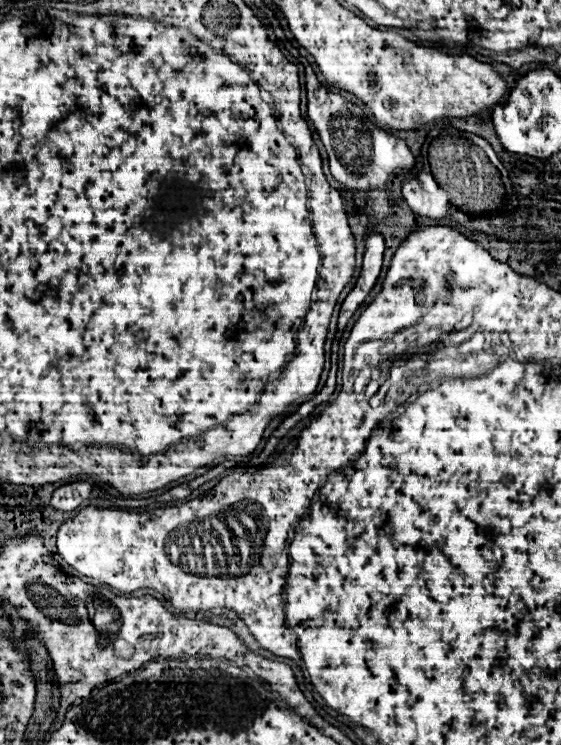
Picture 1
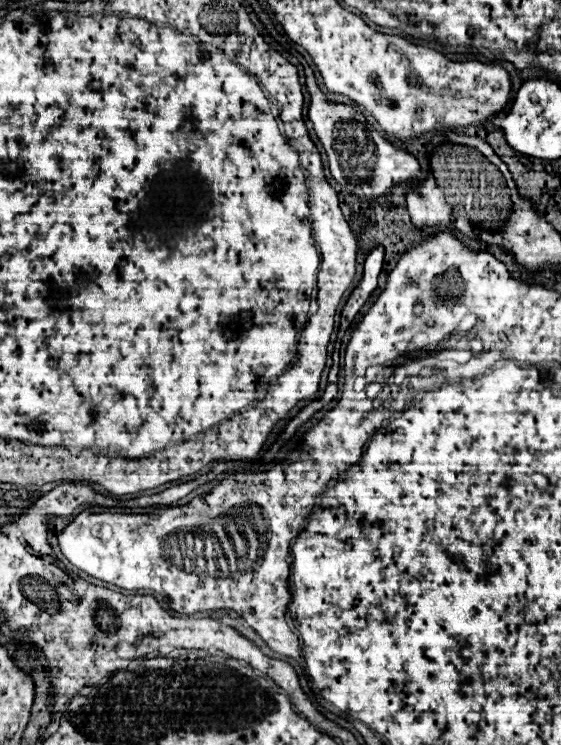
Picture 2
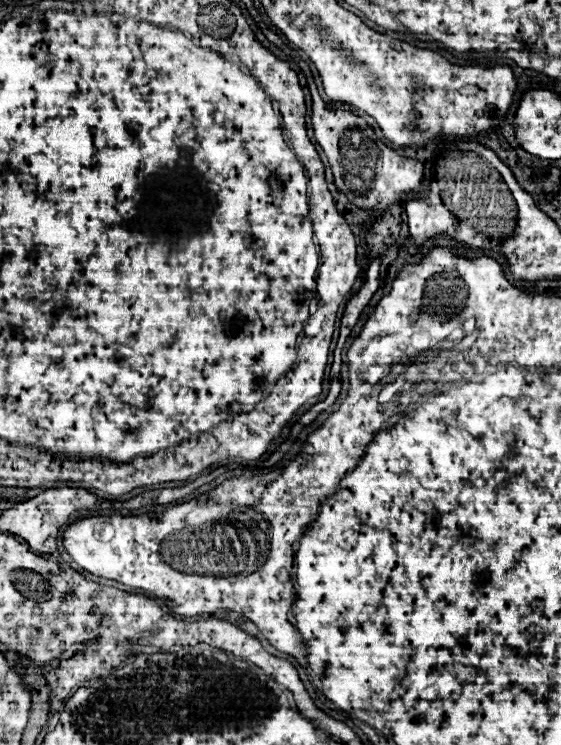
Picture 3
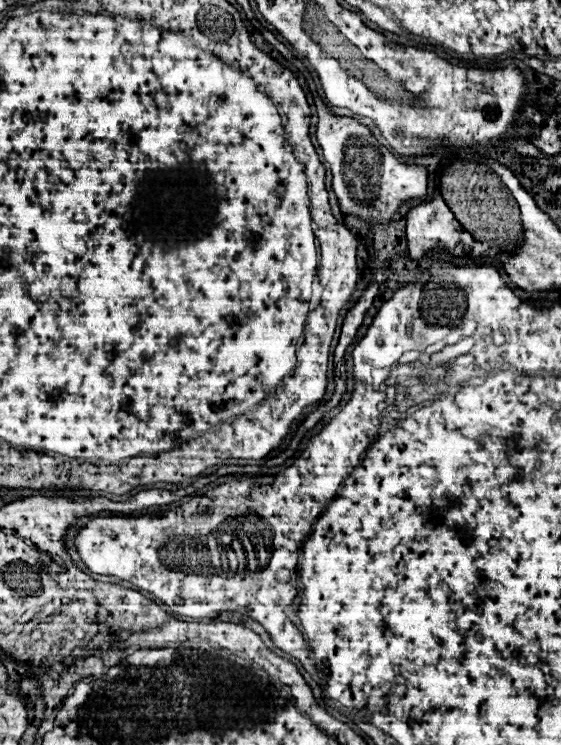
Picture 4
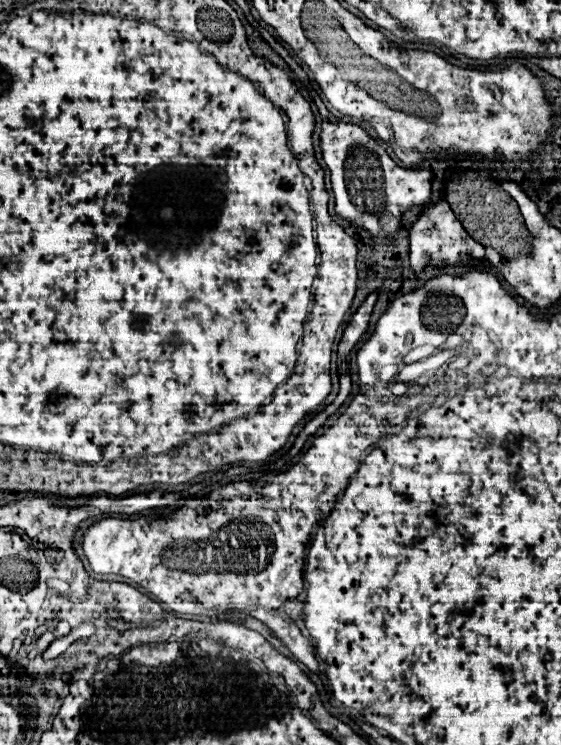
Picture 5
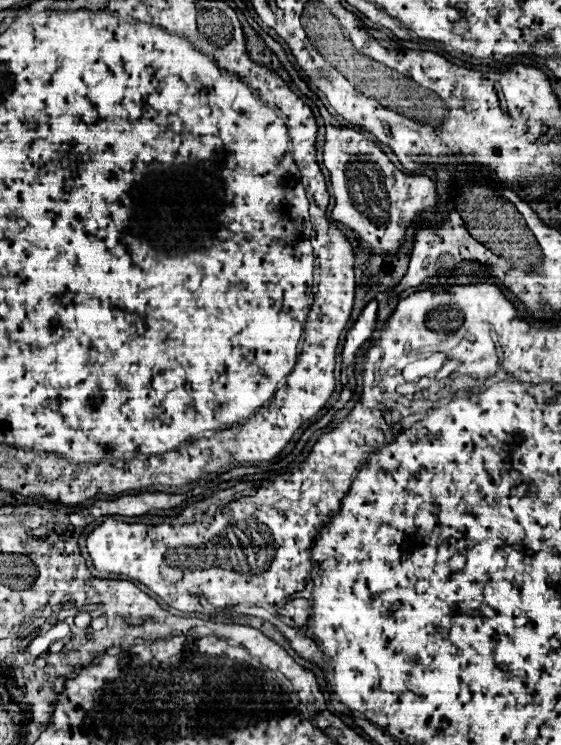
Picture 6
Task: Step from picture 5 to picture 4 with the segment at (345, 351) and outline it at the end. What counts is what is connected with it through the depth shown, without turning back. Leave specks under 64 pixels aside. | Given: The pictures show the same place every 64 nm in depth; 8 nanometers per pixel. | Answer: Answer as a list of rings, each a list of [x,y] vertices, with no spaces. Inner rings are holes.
[[[372,282],[372,286],[362,294],[362,298],[356,302],[356,306],[350,308],[350,312],[346,314],[344,326],[342,326],[342,334],[340,334],[340,342],[336,346],[338,352],[344,352],[352,344],[352,340],[354,340],[358,328],[362,326],[362,320],[364,320],[368,308],[372,306],[376,294],[378,294],[378,286],[376,286],[376,282]]]

